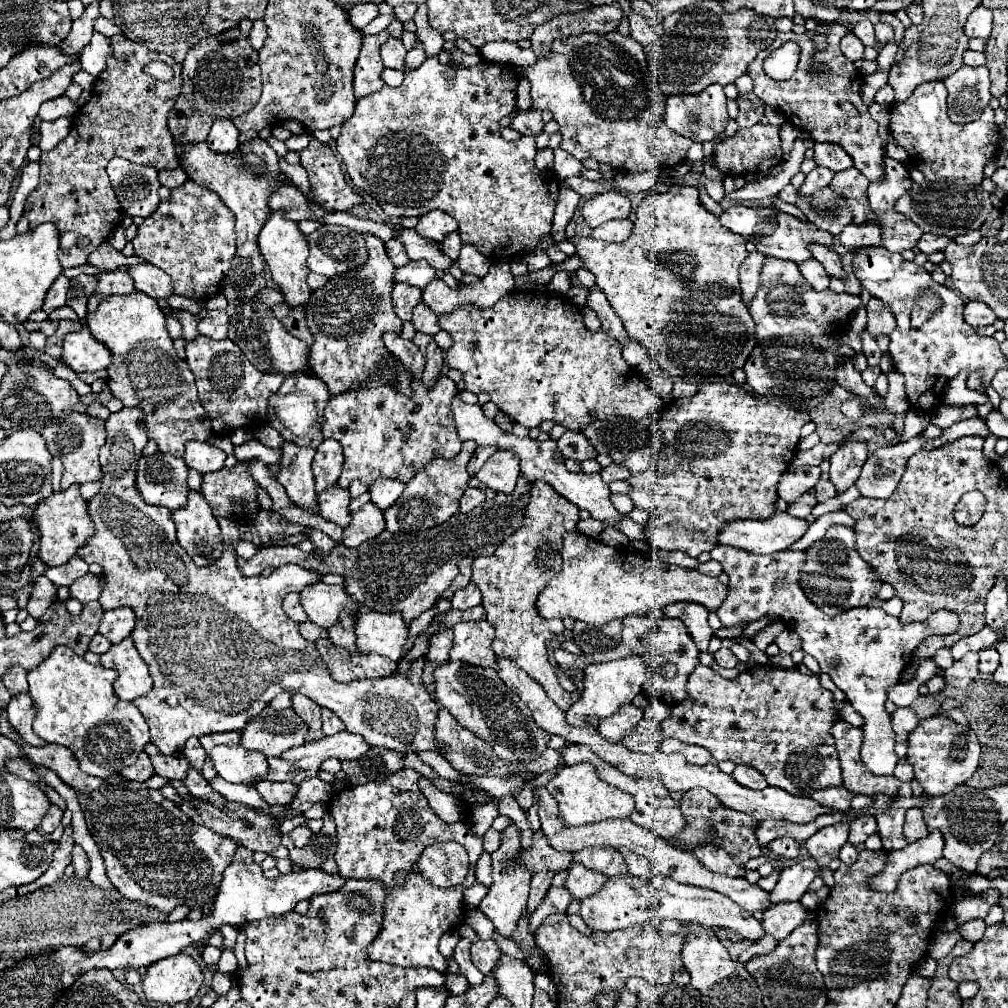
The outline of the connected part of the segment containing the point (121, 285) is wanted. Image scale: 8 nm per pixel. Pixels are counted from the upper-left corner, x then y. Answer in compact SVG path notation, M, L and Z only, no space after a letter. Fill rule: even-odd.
M125 267L107 271L107 273L99 273L96 276L99 279L99 283L95 293L89 297L87 303L88 313L93 312L104 297L111 295L131 295L135 291L133 279L125 273Z

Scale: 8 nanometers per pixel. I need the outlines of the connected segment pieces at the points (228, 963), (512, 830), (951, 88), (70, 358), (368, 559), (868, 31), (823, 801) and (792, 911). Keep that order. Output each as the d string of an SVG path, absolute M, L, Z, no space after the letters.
M223 949L221 959L217 963L217 971L219 973L227 973L227 975L231 975L231 973L237 971L237 959L235 959L233 949Z
M511 823L505 831L501 831L501 845L491 857L493 857L493 871L491 871L493 883L485 899L479 903L479 909L493 921L495 929L503 937L509 937L513 929L517 927L517 919L527 903L527 893L529 893L529 883L531 883L531 871L521 861L521 833L515 823Z
M963 65L957 73L949 75L945 79L945 87L949 91L949 119L957 125L977 121L977 117L981 117L983 109L989 105L989 85L991 79L989 69L985 65Z
M89 329L79 333L67 333L63 339L63 355L61 359L75 371L99 371L107 369L113 361L113 353L97 339L93 339Z
M497 493L491 501L485 501L483 505L475 507L471 513L467 515L453 515L449 521L437 525L437 529L427 529L425 533L417 533L417 535L391 535L389 531L383 531L379 537L369 539L365 543L361 543L359 547L351 549L345 545L335 545L333 551L323 559L317 561L313 557L313 553L303 553L299 547L291 547L291 545L271 545L271 547L261 547L249 561L237 557L237 567L243 575L259 575L263 571L265 565L271 567L281 567L287 563L299 563L301 561L311 561L307 565L307 569L315 569L321 571L321 575L325 573L339 573L345 577L345 591L361 605L373 609L373 611L401 611L405 621L413 621L415 617L419 617L425 609L429 609L439 595L451 585L451 581L457 577L457 563L463 557L481 557L481 555L491 555L497 545L501 541L505 541L505 537L511 537L521 525L523 525L523 517L525 517L525 509L529 505L529 493L525 495L515 495L515 493Z
M863 19L859 21L855 27L853 27L853 33L863 41L863 45L871 45L877 49L877 39L875 39L875 31L873 31L873 23L869 19Z
M827 787L827 789L817 789L811 791L811 799L823 807L831 809L849 809L849 803L853 799L853 793L849 793L843 787Z
M781 901L771 905L763 913L763 929L775 939L785 939L795 927L803 925L809 919L811 909L799 901Z

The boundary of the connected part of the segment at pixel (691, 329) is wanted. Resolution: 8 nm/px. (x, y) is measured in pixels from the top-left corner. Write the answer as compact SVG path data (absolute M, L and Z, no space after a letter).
M683 185L683 187L671 187L665 193L651 193L649 197L645 197L641 201L641 205L637 207L637 219L633 225L633 231L629 235L627 241L623 243L607 243L607 241L597 241L593 237L573 237L571 239L577 247L577 255L583 261L583 269L589 269L595 277L597 277L597 289L605 293L609 305L613 307L613 311L617 313L617 317L623 321L625 331L629 333L631 341L637 341L639 345L643 345L647 349L647 353L651 355L651 359L657 361L659 369L663 373L667 373L669 377L681 377L681 379L689 379L689 381L701 381L701 379L717 379L717 377L729 377L735 369L741 369L747 359L751 357L755 345L757 345L757 325L749 313L747 303L743 301L741 295L741 287L739 287L739 265L743 263L743 259L749 255L749 251L745 249L745 239L729 229L725 229L721 225L721 221L709 213L701 201L699 201L699 193L695 187Z

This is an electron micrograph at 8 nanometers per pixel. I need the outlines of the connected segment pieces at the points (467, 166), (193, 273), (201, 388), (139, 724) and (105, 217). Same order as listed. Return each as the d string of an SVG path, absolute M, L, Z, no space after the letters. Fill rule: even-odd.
M427 57L423 61L423 65L419 65L417 69L409 69L405 71L405 81L399 87L383 87L381 91L363 97L357 101L355 105L355 113L353 117L343 125L337 143L337 153L341 155L343 163L347 165L347 173L351 177L351 181L369 197L373 197L381 209L385 211L387 217L421 217L433 209L445 211L449 213L457 223L459 223L459 235L463 239L463 243L473 243L485 257L493 257L493 261L515 261L515 259L523 259L527 253L535 251L541 237L551 233L553 227L553 215L555 215L555 207L559 201L559 177L551 171L551 169L537 169L535 167L535 137L521 137L519 141L505 141L499 135L499 121L501 117L505 117L507 113L511 113L511 109L515 107L515 95L517 95L517 81L519 75L515 73L515 69L511 65L497 65L497 63L479 63L475 67L463 67L463 69L453 69L449 65L439 63L437 57Z
M189 179L183 187L173 189L167 201L159 203L151 219L145 219L137 229L137 237L131 243L137 257L161 267L171 277L175 295L209 301L219 295L221 281L235 255L233 213L225 209L217 193L201 189Z
M197 337L193 341L187 341L185 345L187 351L187 365L195 375L195 383L197 383L197 391L199 391L199 399L211 419L211 427L215 433L227 435L233 429L247 429L247 431L255 431L259 427L263 427L267 423L269 417L269 397L273 393L277 393L277 389L283 383L283 373L263 373L257 367L253 367L249 363L249 359L241 353L241 349L231 341L231 339L223 339L223 341L215 341L209 337Z
M61 645L57 651L53 649L53 653L39 667L27 673L29 695L35 707L33 731L47 743L59 743L71 749L79 759L81 771L97 777L111 777L117 775L119 769L123 769L125 765L133 765L137 753L141 753L143 747L149 743L149 727L145 717L135 709L133 703L115 697L113 693L115 677L117 677L115 669L107 669L103 665L91 665L65 645Z
M115 35L111 39L111 47L113 47L113 57L107 59L107 69L97 77L93 91L91 91L91 99L85 105L81 105L79 111L71 117L69 135L63 141L59 141L55 149L41 153L39 185L35 191L29 193L29 197L25 201L25 209L23 209L23 217L29 219L31 229L35 229L41 223L53 223L57 227L57 231L59 231L59 261L63 267L85 265L89 253L93 253L93 249L97 249L97 245L101 241L109 239L111 233L115 231L115 227L121 223L123 209L113 193L111 181L105 171L107 163L113 157L123 157L123 159L129 159L129 161L141 163L141 165L153 165L153 169L157 169L157 171L179 167L179 159L175 155L175 143L167 129L167 115L173 109L175 99L181 91L181 65L163 53L155 53L143 45L133 43L131 39L127 39L123 35ZM151 61L169 63L175 73L173 79L159 81L159 79L153 79L151 75L147 75L143 71L143 67ZM83 237L89 239L87 247L77 245L77 241Z

